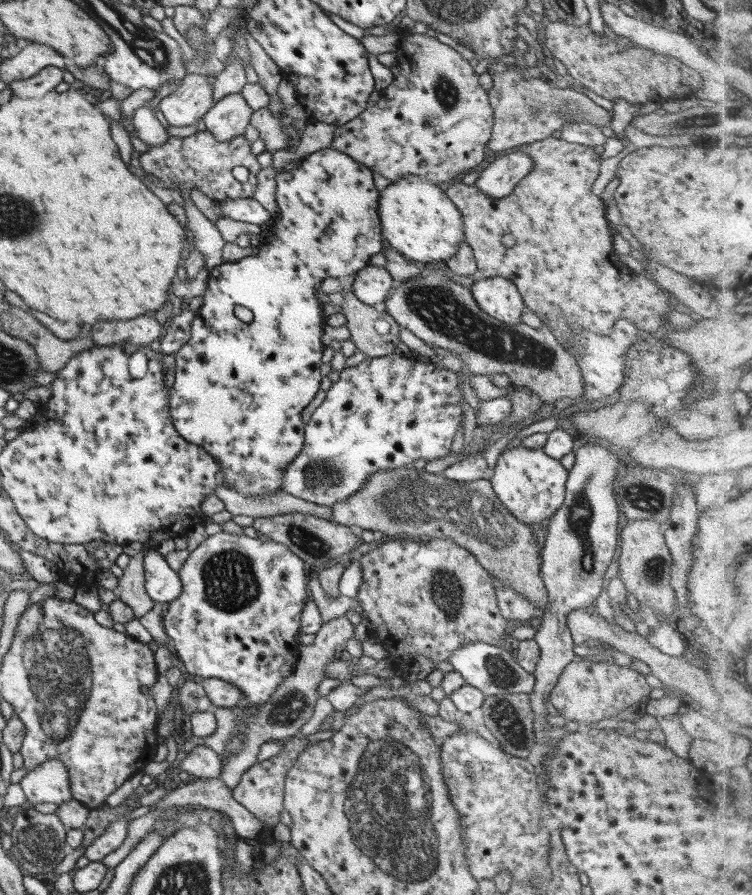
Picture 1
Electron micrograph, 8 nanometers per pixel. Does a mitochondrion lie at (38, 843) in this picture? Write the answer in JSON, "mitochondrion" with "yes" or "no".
{"mitochondrion":"yes"}

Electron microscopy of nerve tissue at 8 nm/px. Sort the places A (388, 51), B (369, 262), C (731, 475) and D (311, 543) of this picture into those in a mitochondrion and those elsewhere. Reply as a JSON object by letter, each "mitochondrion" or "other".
{"A":"other","B":"other","C":"other","D":"mitochondrion"}

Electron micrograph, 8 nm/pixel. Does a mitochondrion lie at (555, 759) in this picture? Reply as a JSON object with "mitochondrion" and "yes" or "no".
{"mitochondrion":"no"}

